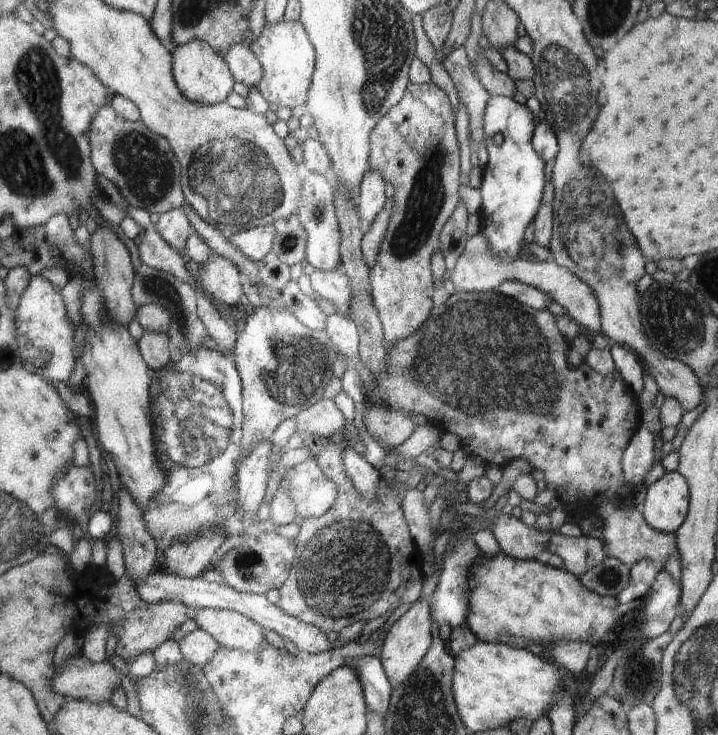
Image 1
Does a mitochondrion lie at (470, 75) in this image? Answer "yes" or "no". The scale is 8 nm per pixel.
no

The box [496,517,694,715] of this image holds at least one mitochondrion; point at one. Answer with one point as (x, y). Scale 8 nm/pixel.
(638, 678)

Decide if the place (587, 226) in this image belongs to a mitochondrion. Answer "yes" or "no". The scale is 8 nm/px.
yes

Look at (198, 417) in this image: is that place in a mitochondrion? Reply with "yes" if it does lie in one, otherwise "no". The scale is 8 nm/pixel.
yes

